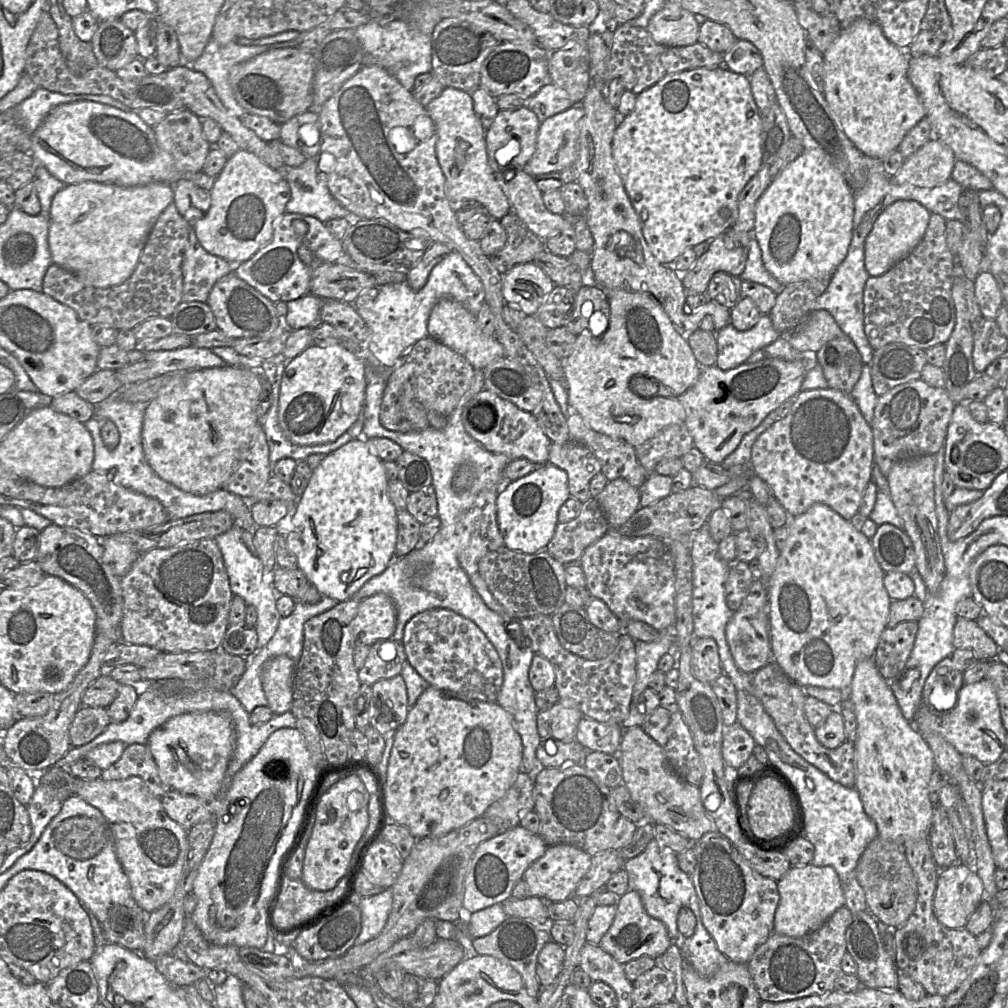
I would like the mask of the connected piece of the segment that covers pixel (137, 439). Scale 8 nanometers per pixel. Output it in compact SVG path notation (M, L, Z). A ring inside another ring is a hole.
M113 393L108 398L93 405L95 405L94 417L84 423L93 439L92 471L108 475L117 485L157 499L166 509L170 520L223 510L231 515L234 525L237 527L247 531L253 531L257 528L251 516L250 501L244 500L225 489L218 489L206 495L188 493L163 480L153 471L145 458L142 445L142 427L147 403L130 403L121 399L119 393ZM103 420L112 421L118 429L119 444L113 450L109 450L102 440L100 427Z

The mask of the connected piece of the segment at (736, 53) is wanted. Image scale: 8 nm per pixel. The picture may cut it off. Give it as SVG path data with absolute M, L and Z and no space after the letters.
M737 40L723 54L723 67L749 77L758 68L763 67L763 58L759 50L752 43L746 40Z

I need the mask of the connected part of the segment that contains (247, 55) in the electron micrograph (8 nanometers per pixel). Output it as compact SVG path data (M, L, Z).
M210 39L203 53L191 65L193 70L203 73L210 81L217 96L230 114L242 118L247 112L238 103L232 91L230 73L234 66L258 55L273 50L274 43L264 46L243 46L237 42L220 46Z

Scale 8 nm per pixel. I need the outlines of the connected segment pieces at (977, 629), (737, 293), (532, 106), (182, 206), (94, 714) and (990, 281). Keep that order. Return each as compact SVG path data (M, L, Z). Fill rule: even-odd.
M958 617L954 628L955 648L971 650L978 660L995 660L1000 650L976 620Z
M723 271L717 272L709 281L706 296L710 301L732 309L743 298L741 284L740 277Z
M550 82L528 98L525 105L537 115L541 124L547 118L569 109L574 103L564 89Z
M182 178L174 184L174 200L179 213L189 222L205 216L210 208L211 192Z
M81 707L70 725L69 735L72 747L83 746L100 735L111 723L106 708Z
M981 271L974 281L974 290L983 317L995 320L1004 302L993 275L989 271Z

